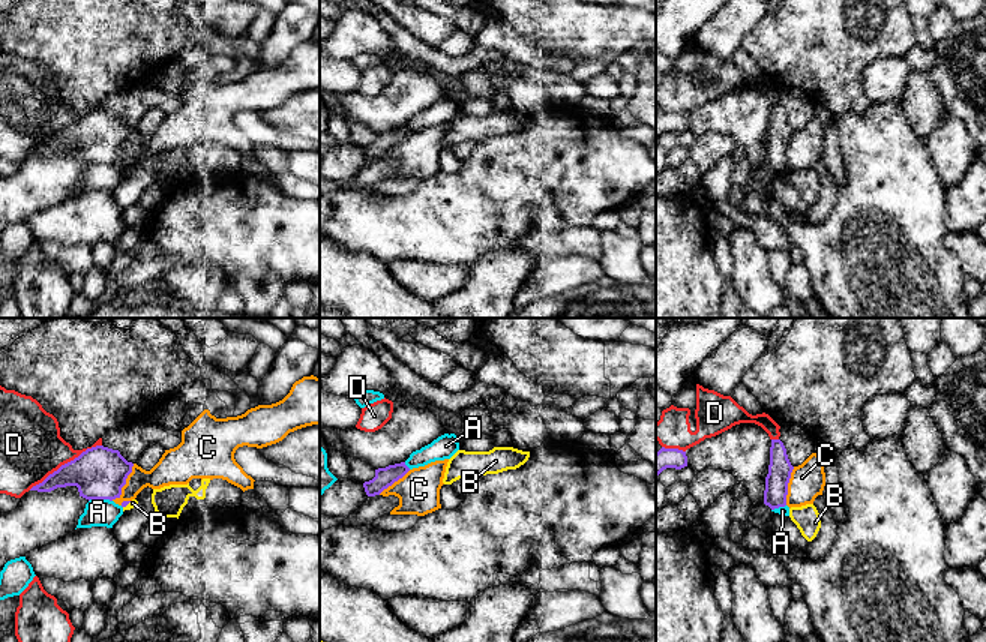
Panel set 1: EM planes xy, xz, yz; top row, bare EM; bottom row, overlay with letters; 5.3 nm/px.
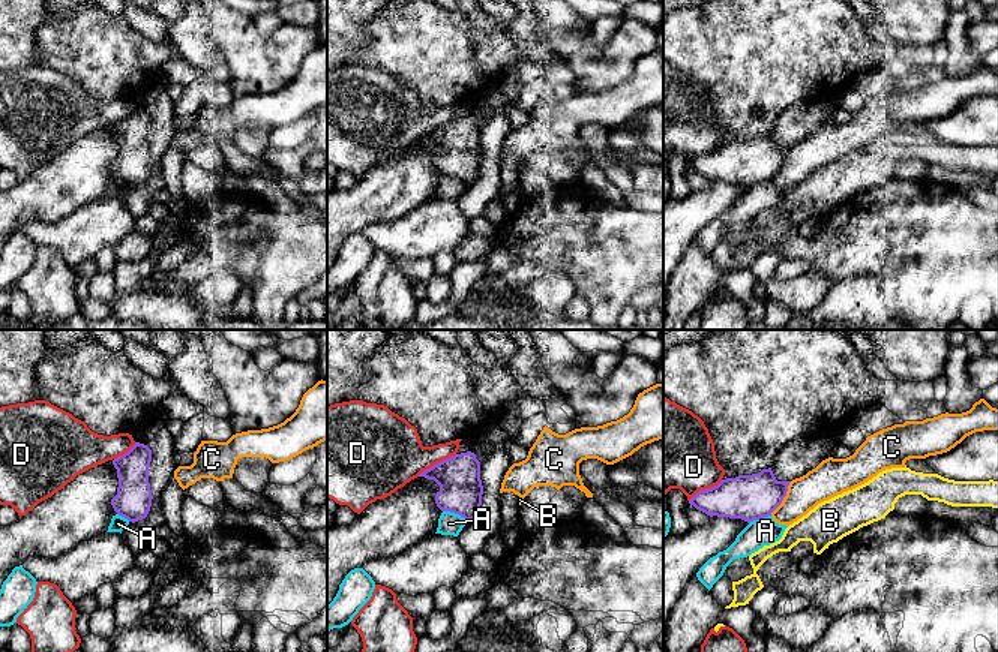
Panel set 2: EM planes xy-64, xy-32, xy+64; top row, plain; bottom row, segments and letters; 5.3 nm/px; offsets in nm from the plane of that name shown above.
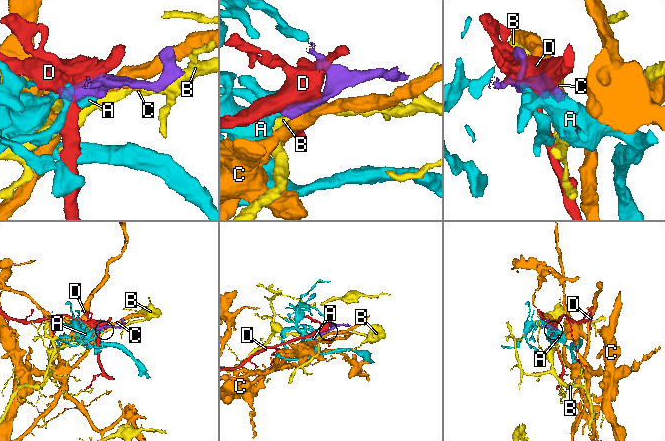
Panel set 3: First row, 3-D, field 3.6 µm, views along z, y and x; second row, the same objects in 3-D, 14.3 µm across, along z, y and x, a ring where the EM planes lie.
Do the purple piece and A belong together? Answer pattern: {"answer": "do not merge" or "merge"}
{"answer": "merge"}

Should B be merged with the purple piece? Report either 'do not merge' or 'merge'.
do not merge

